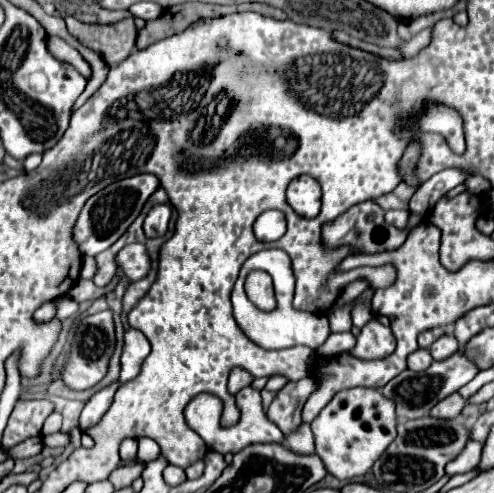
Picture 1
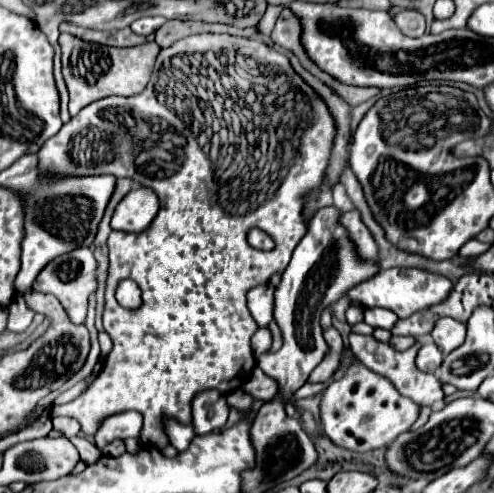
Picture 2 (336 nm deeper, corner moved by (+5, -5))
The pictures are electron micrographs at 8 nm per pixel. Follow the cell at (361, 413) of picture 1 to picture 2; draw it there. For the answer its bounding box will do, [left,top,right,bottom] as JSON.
[321,359,421,451]

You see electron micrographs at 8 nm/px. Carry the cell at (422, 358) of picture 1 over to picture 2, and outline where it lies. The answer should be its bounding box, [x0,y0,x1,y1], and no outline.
[417,337,443,373]

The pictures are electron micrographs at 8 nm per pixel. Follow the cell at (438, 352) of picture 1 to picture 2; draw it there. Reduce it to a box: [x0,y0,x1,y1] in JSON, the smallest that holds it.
[431,317,467,355]

